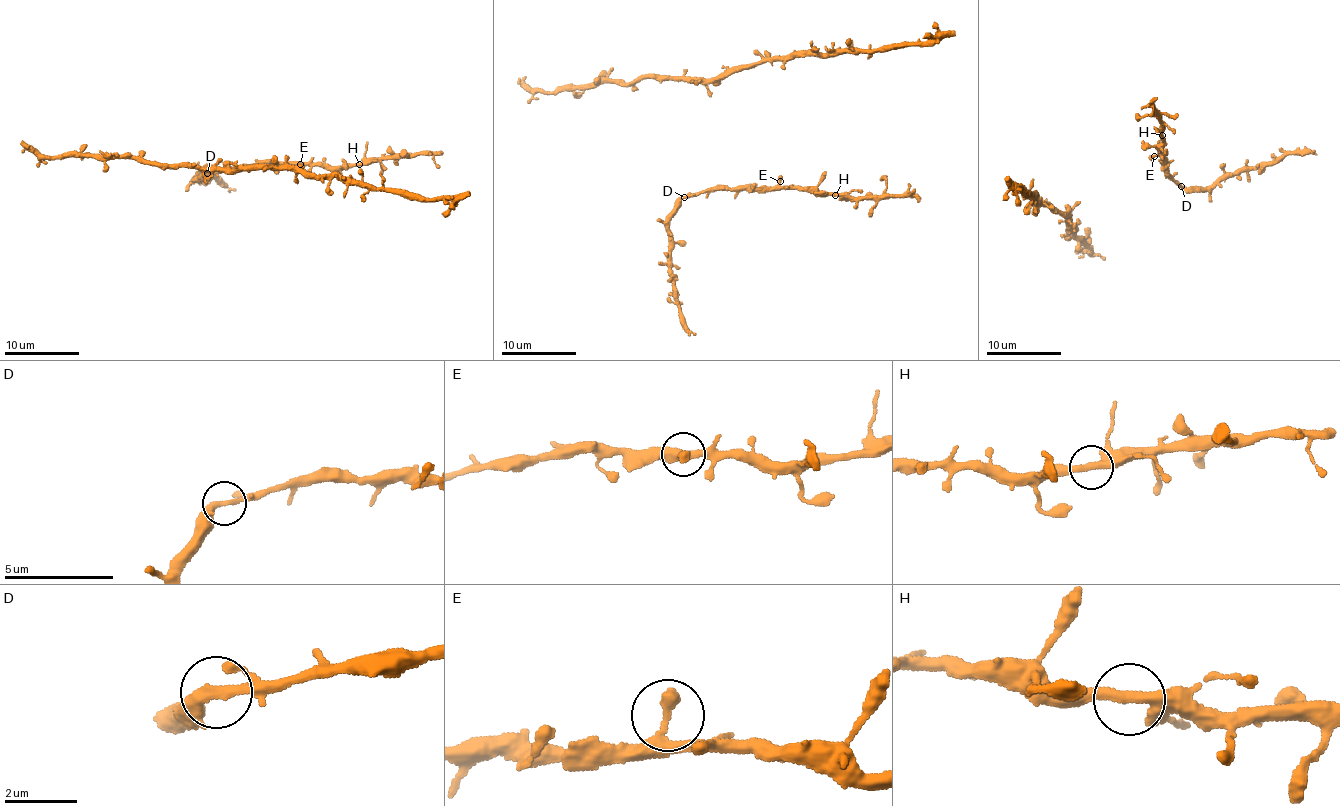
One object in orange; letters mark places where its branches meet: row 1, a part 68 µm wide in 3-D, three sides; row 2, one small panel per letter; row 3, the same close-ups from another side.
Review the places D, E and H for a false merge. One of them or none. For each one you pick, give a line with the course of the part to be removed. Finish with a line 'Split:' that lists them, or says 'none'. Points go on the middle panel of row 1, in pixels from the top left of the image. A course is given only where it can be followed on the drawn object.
Split: none

